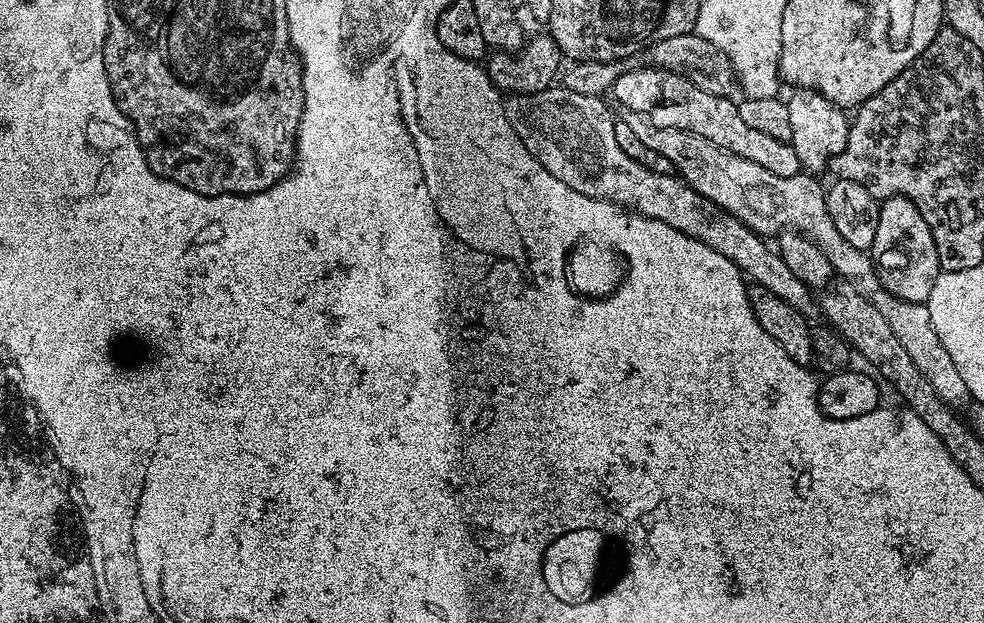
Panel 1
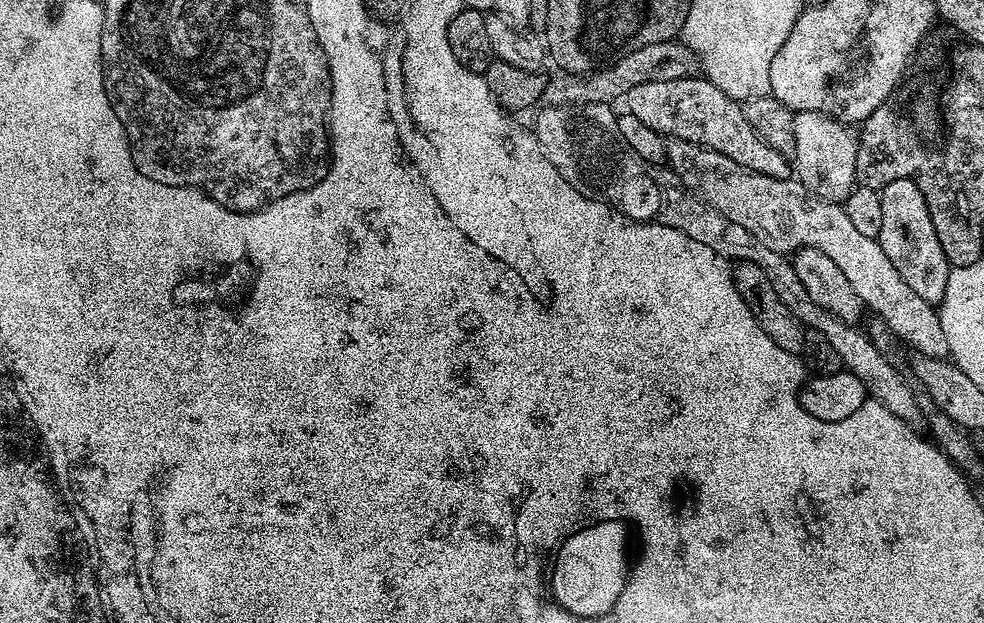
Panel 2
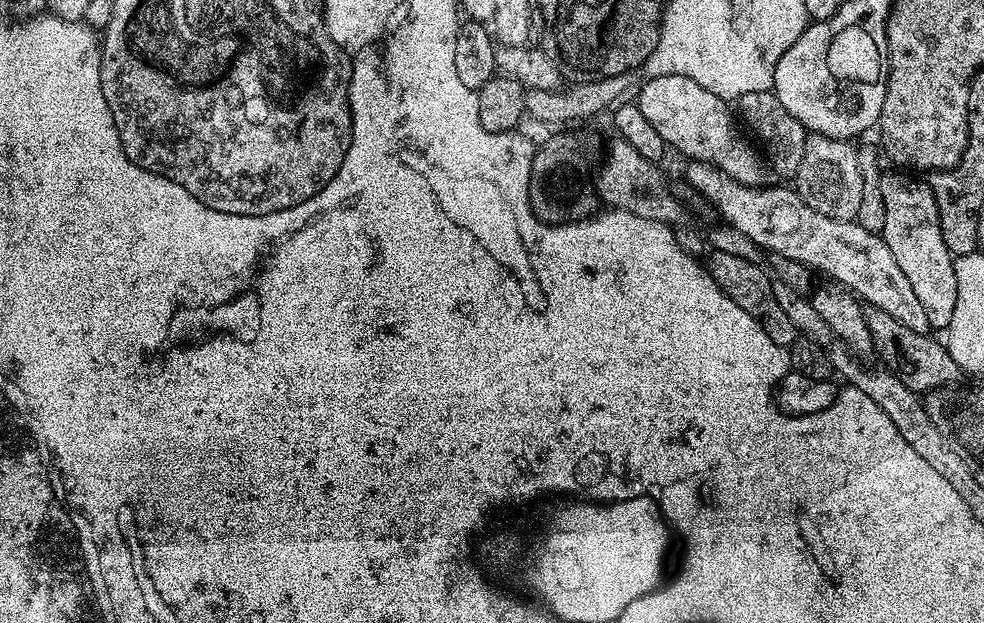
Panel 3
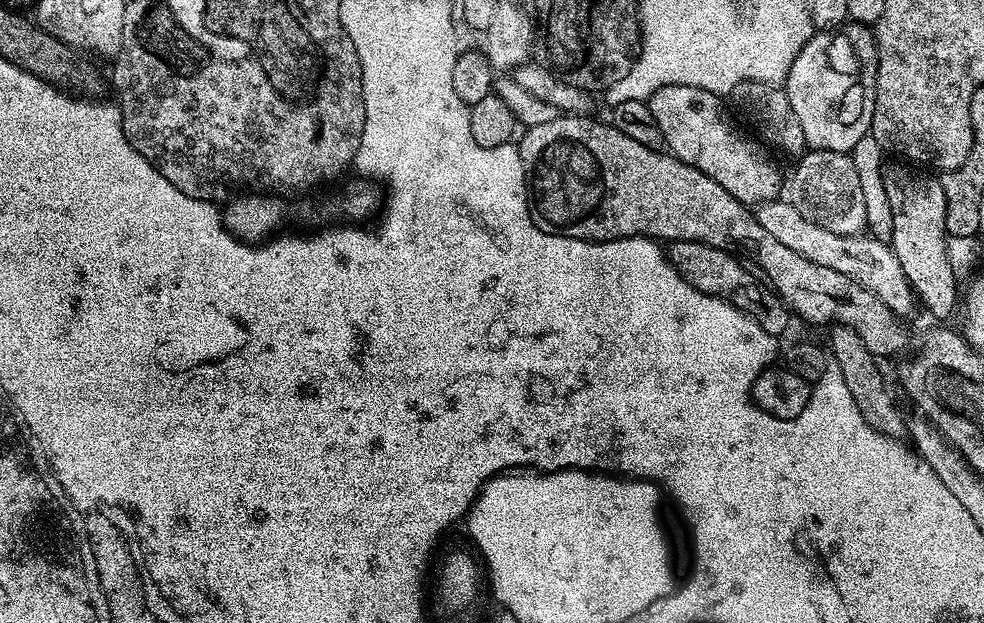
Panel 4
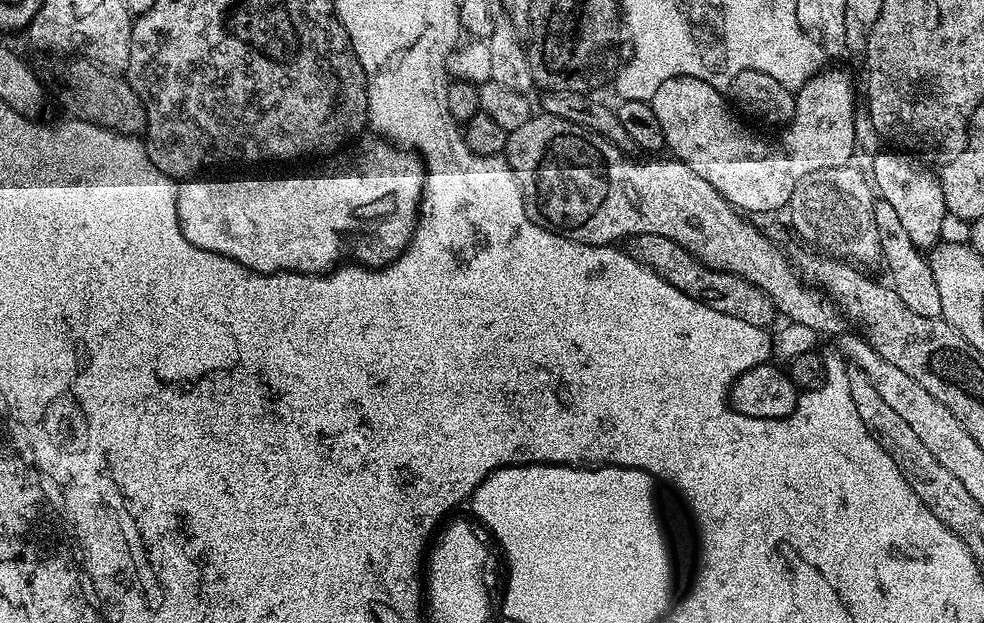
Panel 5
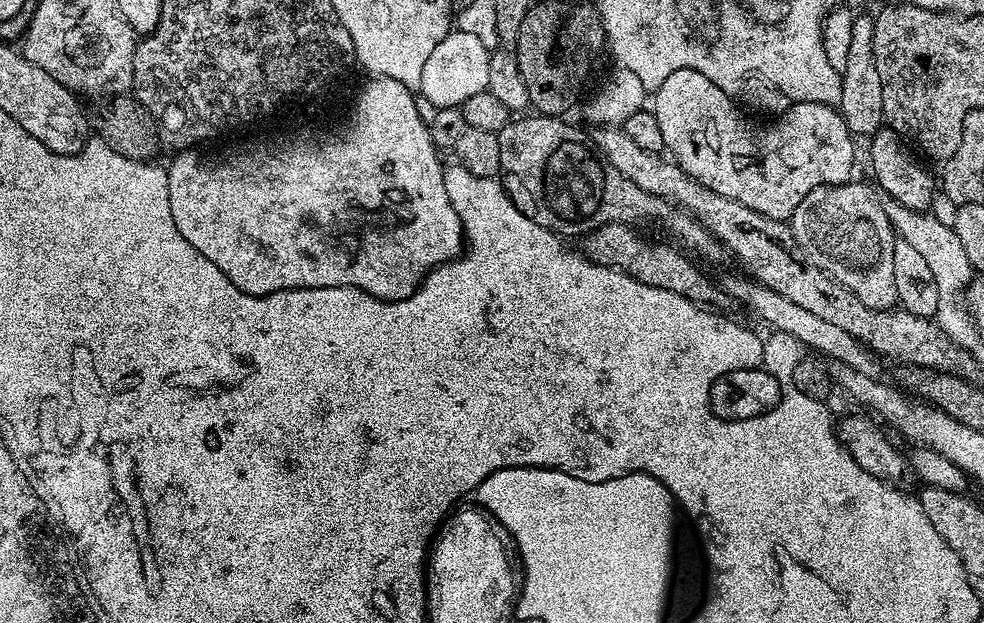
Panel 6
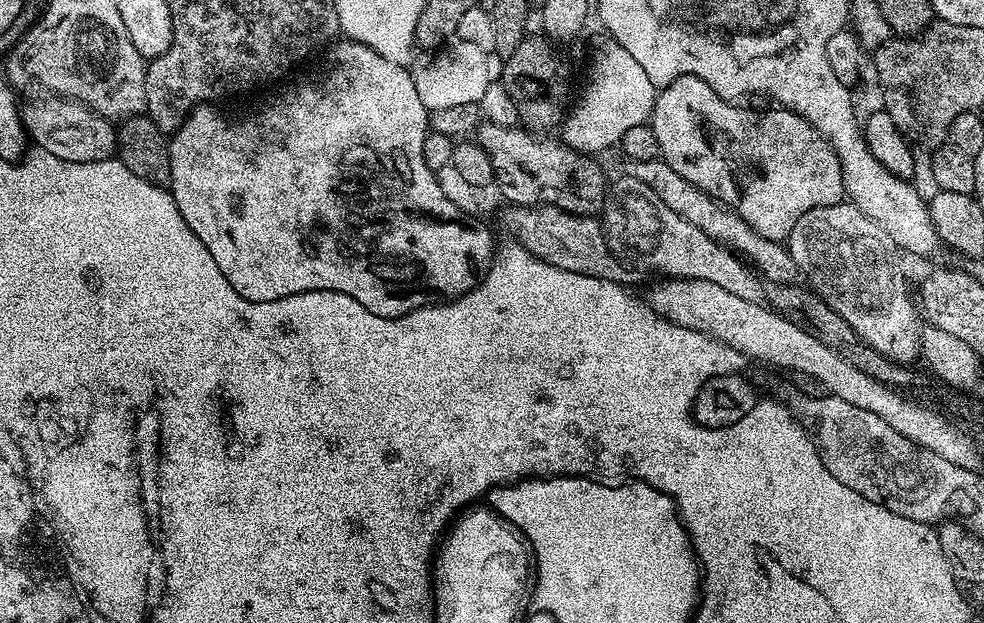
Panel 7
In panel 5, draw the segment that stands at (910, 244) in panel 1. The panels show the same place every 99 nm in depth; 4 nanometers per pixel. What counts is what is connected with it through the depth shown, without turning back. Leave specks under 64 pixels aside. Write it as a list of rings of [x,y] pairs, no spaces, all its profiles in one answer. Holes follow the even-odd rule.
[[[881,150],[878,155],[871,157],[870,164],[870,176],[879,199],[894,206],[902,227],[910,234],[910,242],[914,242],[914,246],[921,250],[931,250],[941,243],[942,218],[949,215],[946,210],[946,198],[940,190],[939,175],[935,171],[932,173],[931,167],[925,166],[919,159],[903,150]]]

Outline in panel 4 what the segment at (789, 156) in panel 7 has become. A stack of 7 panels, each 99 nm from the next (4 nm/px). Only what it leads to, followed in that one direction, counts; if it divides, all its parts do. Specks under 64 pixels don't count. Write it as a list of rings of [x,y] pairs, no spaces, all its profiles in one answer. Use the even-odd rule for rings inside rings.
[[[848,22],[835,30],[820,30],[806,42],[806,46],[800,51],[798,61],[800,72],[800,100],[799,96],[793,99],[794,114],[798,114],[798,122],[802,122],[802,134],[806,134],[806,145],[809,149],[822,152],[846,152],[851,153],[854,146],[858,146],[858,138],[869,135],[872,119],[874,118],[874,98],[876,97],[876,37],[873,29],[867,24]],[[678,84],[662,86],[662,90],[655,92],[647,103],[650,106],[650,114],[654,114],[654,122],[658,122],[662,130],[662,138],[666,143],[667,151],[682,162],[702,170],[702,174],[714,178],[714,182],[718,182],[718,186],[722,186],[722,190],[730,190],[730,194],[734,194],[734,198],[738,198],[738,202],[749,206],[759,206],[768,203],[769,200],[777,199],[781,195],[780,172],[772,165],[771,158],[767,156],[769,153],[751,135],[748,137],[743,136],[740,132],[735,132],[728,125],[726,117],[716,116],[716,107],[722,104],[721,97],[707,92],[698,84]]]

